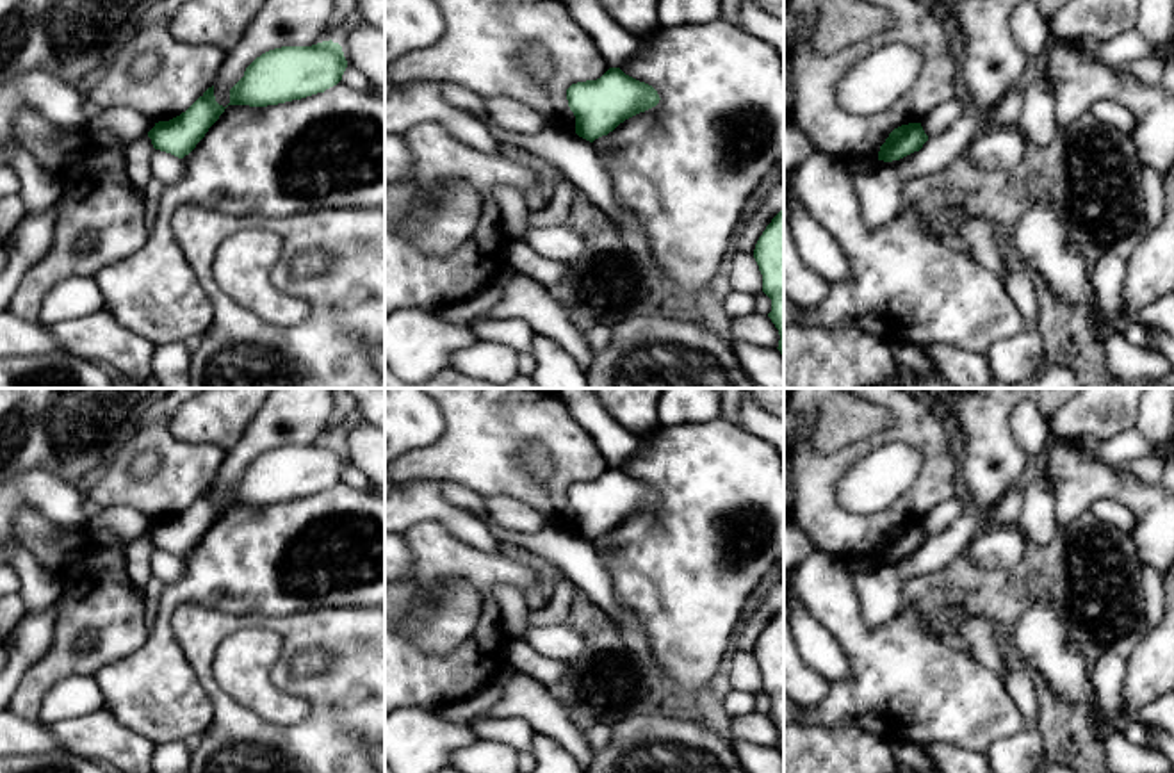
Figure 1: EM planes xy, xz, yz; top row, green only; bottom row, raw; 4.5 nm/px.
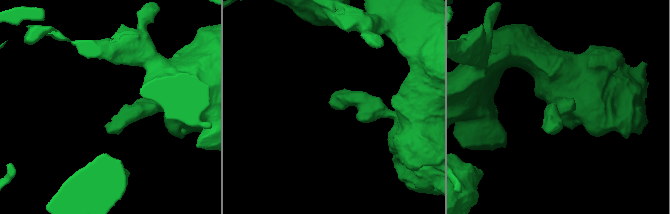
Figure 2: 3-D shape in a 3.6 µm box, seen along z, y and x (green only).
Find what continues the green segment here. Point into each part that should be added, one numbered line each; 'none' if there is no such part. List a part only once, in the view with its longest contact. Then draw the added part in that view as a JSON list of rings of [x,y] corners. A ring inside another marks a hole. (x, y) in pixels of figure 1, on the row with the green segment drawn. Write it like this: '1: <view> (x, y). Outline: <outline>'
none

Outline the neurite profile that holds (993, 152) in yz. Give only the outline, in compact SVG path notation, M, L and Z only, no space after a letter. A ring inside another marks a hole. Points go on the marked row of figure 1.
M1017 126L987 128L973 139L957 167L982 178L999 178L1024 160L1026 146Z

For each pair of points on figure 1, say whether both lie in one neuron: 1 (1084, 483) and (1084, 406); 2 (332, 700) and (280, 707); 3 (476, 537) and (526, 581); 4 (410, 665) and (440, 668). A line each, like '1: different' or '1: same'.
1: different
2: different
3: different
4: same

